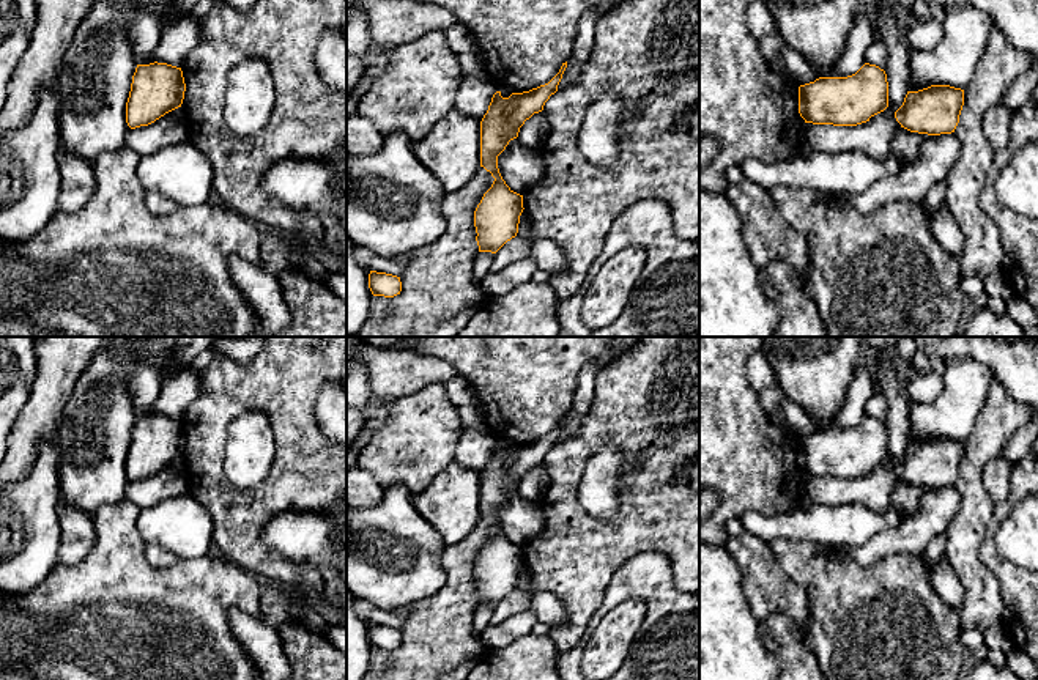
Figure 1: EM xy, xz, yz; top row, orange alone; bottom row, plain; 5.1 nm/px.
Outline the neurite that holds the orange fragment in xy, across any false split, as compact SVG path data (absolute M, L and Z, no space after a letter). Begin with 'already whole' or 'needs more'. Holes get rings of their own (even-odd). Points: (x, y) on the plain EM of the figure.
already whole; M167 416L137 417L126 455L131 482L148 479L181 460L186 436L181 420Z

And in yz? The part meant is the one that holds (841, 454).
already whole; M869 416L852 428L819 430L799 439L799 466L805 475L857 479L887 460L887 427Z

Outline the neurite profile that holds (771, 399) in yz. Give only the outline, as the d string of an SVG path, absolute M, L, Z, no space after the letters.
M772 386L772 387L759 392L759 401L769 412L775 411L784 400L786 400L786 397L778 389L778 386Z

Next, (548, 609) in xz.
M523 562L517 589L525 590L531 597L531 608L539 623L545 623L550 630L565 620L565 608L562 601L551 592L532 587L531 570Z

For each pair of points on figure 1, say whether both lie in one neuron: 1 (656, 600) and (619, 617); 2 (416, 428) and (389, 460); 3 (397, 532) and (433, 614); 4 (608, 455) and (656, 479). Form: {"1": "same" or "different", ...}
{"1": "different", "2": "same", "3": "different", "4": "different"}

